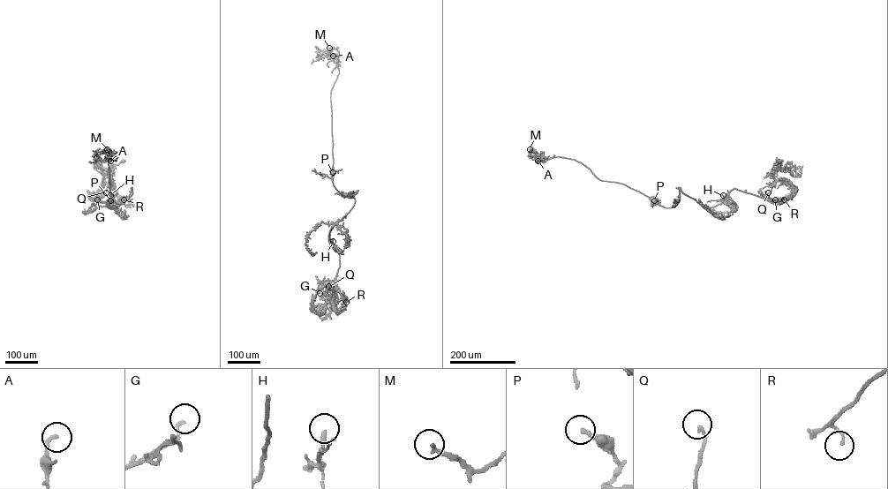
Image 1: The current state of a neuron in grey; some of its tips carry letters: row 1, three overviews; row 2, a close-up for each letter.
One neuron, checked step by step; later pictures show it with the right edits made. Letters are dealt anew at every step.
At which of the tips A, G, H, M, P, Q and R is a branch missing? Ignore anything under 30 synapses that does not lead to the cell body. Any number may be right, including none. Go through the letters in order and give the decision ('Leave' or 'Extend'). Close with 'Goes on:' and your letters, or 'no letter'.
A: Leave
G: Leave
H: Leave
M: Extend
P: Leave
Q: Leave
R: Leave
Goes on: M

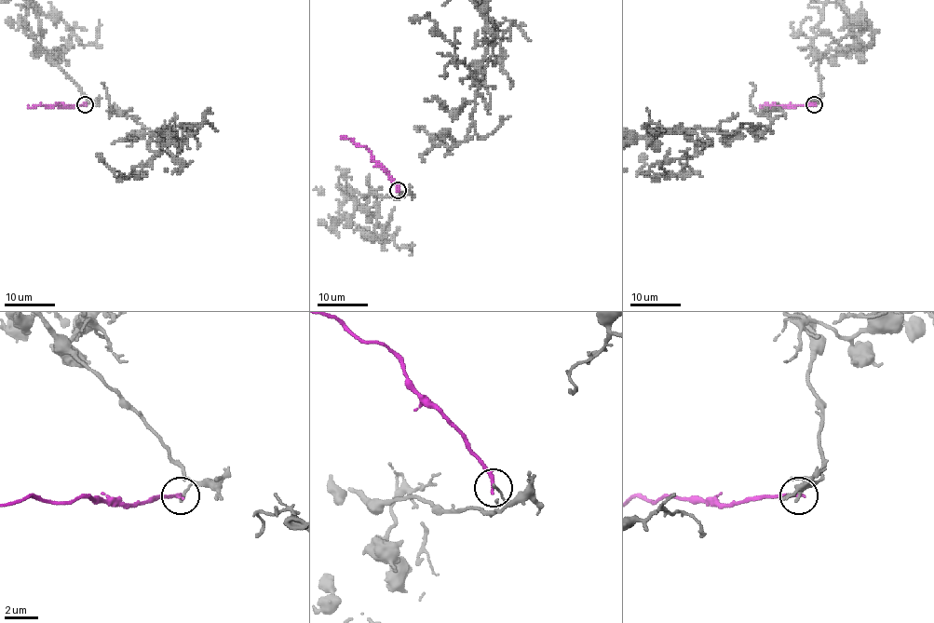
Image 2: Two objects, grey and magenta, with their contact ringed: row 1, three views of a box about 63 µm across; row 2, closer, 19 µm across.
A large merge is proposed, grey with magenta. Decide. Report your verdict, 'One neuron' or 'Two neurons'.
Two neurons

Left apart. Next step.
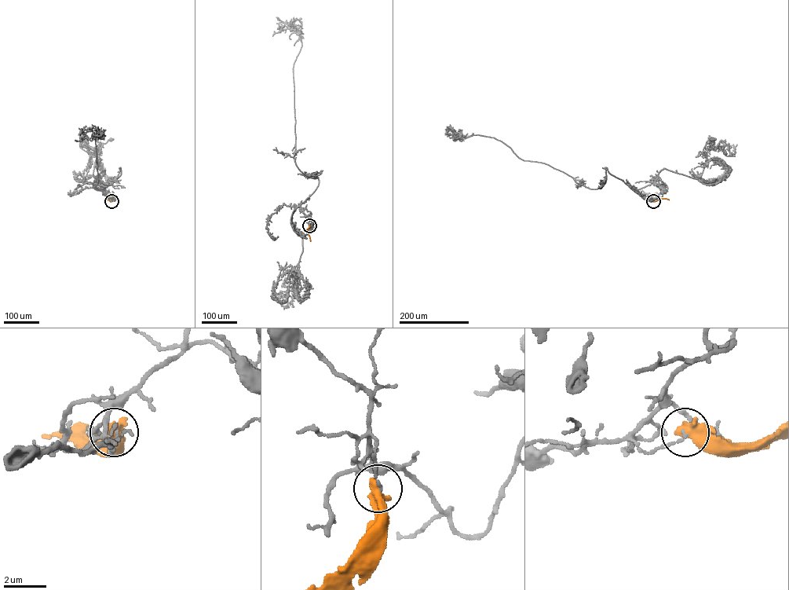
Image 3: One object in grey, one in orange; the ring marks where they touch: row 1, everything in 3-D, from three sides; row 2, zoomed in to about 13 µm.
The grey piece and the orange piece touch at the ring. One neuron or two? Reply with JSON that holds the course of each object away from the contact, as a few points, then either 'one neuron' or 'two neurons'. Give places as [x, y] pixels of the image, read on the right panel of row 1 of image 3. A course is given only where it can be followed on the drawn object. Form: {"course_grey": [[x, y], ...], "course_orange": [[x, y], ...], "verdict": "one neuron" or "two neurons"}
{"course_grey": [[653, 201], [633, 190], [649, 185], [663, 168], [697, 178], [707, 161], [703, 148], [712, 139]], "course_orange": [[653, 201], [669, 199]], "verdict": "two neurons"}

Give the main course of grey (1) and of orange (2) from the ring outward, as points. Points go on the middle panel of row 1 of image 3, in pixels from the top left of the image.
1: (309, 225), (310, 218), (299, 206), (290, 224), (302, 236), (302, 252), (291, 275), (308, 284)
2: (309, 225), (305, 231), (310, 241)

